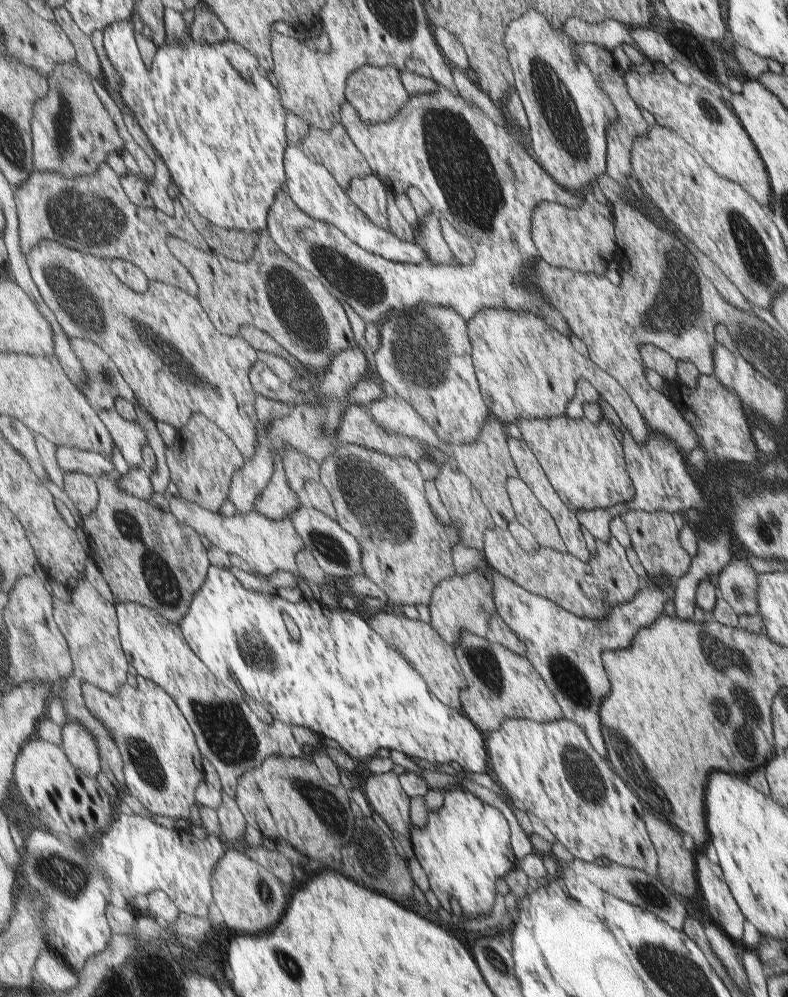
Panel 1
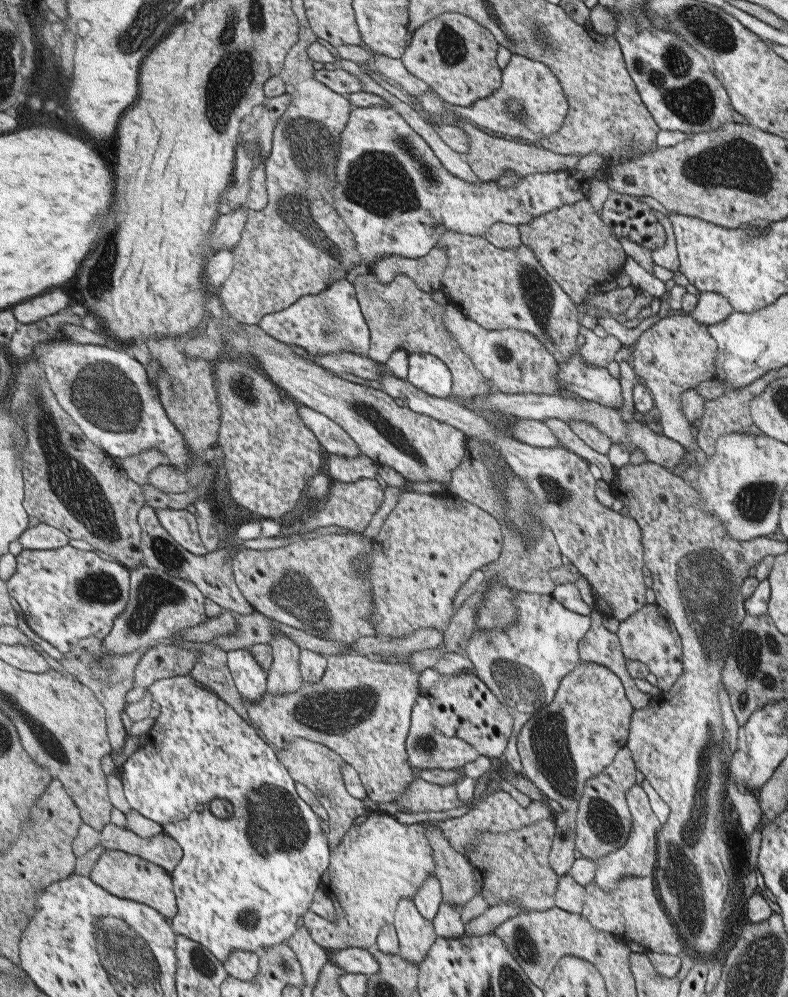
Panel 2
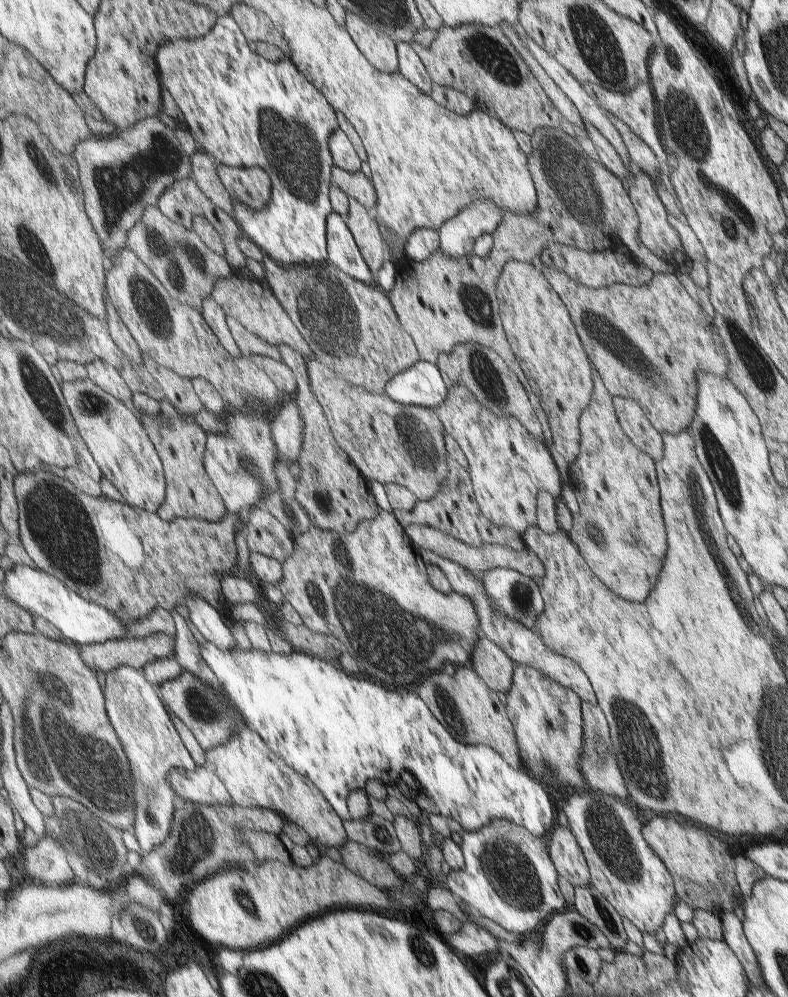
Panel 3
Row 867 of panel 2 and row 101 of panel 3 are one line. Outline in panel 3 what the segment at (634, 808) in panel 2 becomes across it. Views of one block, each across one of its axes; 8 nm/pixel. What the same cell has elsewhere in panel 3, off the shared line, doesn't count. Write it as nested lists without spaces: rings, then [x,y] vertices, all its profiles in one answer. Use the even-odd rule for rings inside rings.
[[[585,82],[582,84],[583,90],[606,112],[606,114],[613,114],[615,118],[619,118],[623,124],[627,125],[629,130],[632,130],[647,146],[649,150],[653,152],[657,162],[664,168],[666,168],[670,161],[670,155],[663,148],[661,140],[659,140],[659,134],[657,134],[657,125],[655,124],[655,105],[652,90],[647,82],[637,82],[631,90],[623,92],[623,94],[615,94],[615,92],[609,92],[602,86],[596,84],[589,84]]]

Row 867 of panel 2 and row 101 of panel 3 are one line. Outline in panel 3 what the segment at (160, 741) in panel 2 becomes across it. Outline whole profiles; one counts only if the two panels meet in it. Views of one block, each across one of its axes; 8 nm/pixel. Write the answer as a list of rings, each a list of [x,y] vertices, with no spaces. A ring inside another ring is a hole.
[[[233,15],[218,17],[215,28],[207,36],[177,38],[164,44],[157,53],[157,64],[162,83],[173,94],[185,116],[188,129],[206,153],[211,154],[218,163],[233,168],[263,168],[270,174],[273,198],[261,210],[253,210],[245,202],[233,198],[234,218],[240,230],[261,252],[266,252],[285,266],[329,262],[326,221],[334,213],[330,188],[335,165],[329,140],[339,124],[336,110],[326,95],[293,61],[275,62],[259,52],[255,54]]]

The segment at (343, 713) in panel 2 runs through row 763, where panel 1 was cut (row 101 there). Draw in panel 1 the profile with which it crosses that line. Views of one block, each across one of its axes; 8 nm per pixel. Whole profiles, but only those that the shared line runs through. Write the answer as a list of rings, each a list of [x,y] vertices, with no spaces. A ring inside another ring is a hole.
[[[367,65],[349,75],[346,100],[349,100],[349,104],[355,108],[361,122],[376,124],[391,121],[391,118],[397,116],[409,103],[409,92],[403,86],[402,79],[399,78],[399,71],[393,66],[379,68]]]

